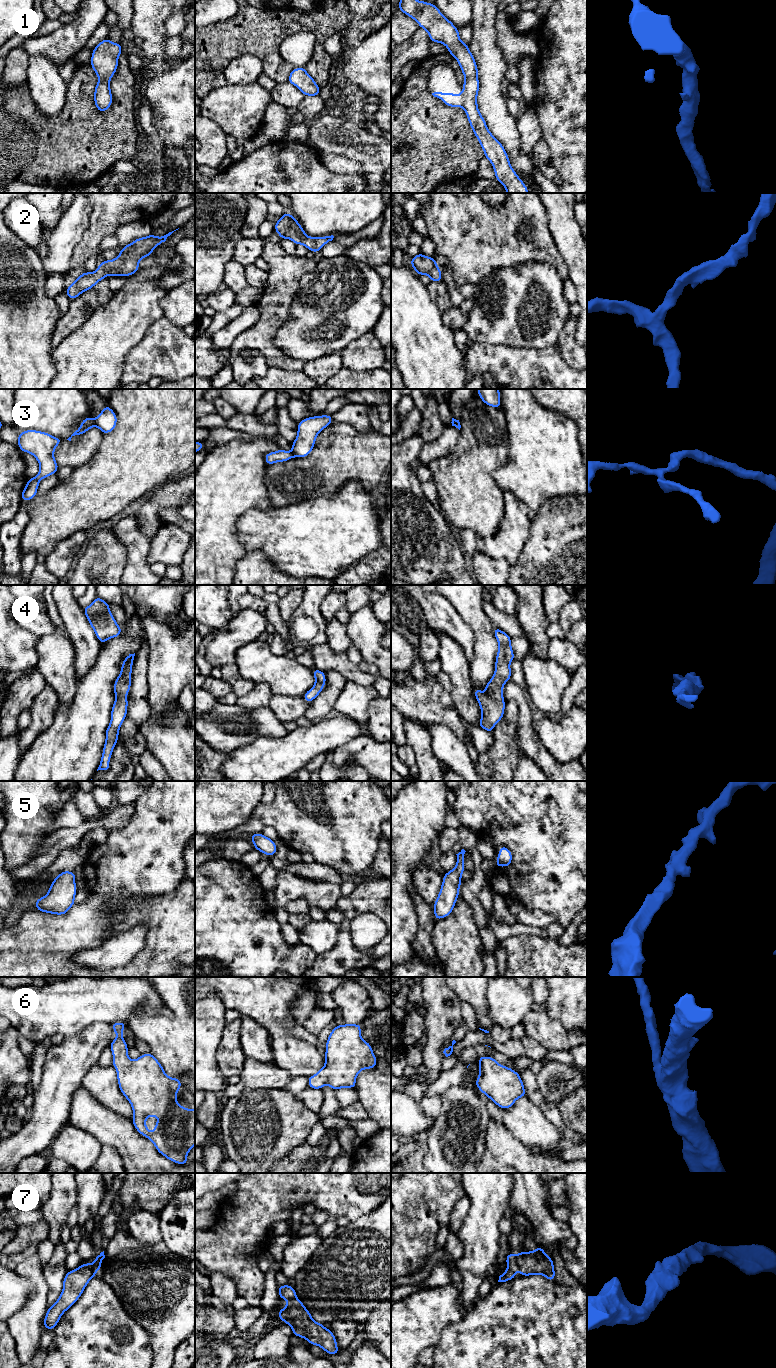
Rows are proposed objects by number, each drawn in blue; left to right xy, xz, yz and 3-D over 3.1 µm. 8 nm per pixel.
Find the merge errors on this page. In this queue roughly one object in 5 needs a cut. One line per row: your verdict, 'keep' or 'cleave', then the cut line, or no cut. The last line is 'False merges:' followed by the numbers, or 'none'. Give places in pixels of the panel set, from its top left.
1: keep; cut none
2: keep; cut none
3: cleave; cut xy (93, 420), (95, 425)
4: keep; cut none
5: keep; cut none
6: keep; cut none
7: keep; cut none
False merges: 3

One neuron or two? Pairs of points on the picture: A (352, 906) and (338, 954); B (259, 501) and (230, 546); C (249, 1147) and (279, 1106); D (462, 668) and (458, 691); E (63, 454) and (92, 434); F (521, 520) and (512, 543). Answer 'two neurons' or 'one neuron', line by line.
A: one neuron
B: one neuron
C: one neuron
D: one neuron
E: one neuron
F: one neuron

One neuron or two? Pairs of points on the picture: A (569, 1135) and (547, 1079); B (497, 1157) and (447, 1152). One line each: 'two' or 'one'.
A: two
B: two

